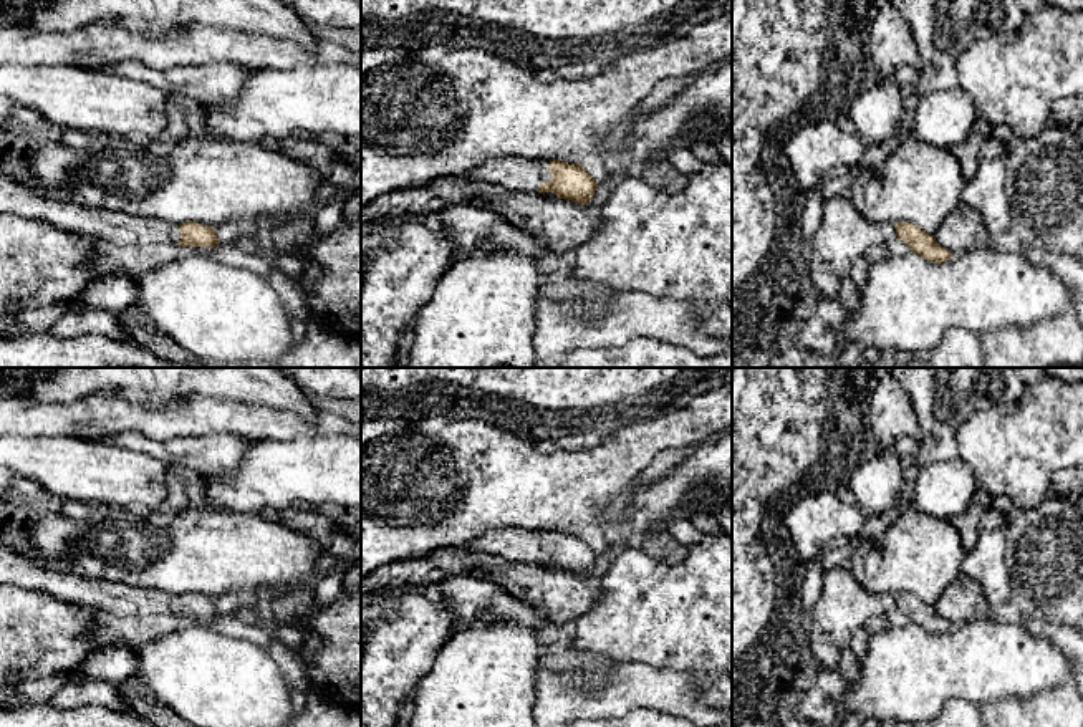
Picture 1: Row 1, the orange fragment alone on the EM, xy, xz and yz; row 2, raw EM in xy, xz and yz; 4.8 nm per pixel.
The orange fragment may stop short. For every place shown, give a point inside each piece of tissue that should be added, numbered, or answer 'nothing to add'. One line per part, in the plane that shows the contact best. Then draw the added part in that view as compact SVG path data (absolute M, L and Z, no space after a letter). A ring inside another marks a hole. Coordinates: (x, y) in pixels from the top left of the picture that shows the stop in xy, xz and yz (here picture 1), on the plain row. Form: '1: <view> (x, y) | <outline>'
1: xz (519, 545) | M505 527L492 530L454 550L484 551L517 563L538 563L538 558L553 548L553 545L546 540L548 537L548 530Z

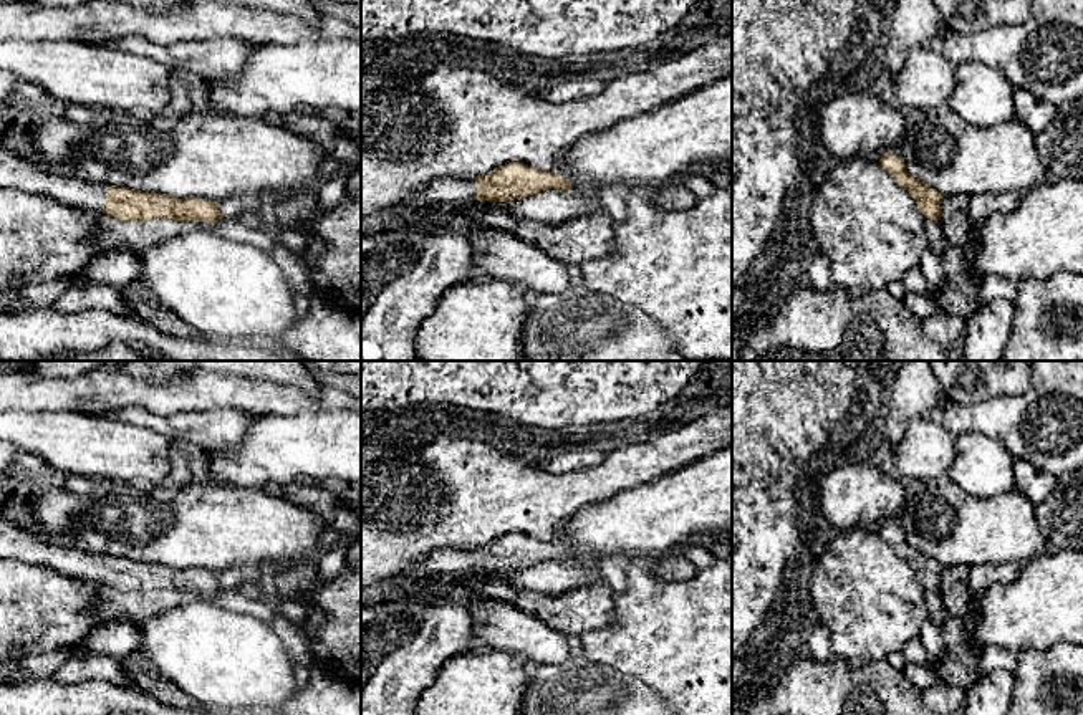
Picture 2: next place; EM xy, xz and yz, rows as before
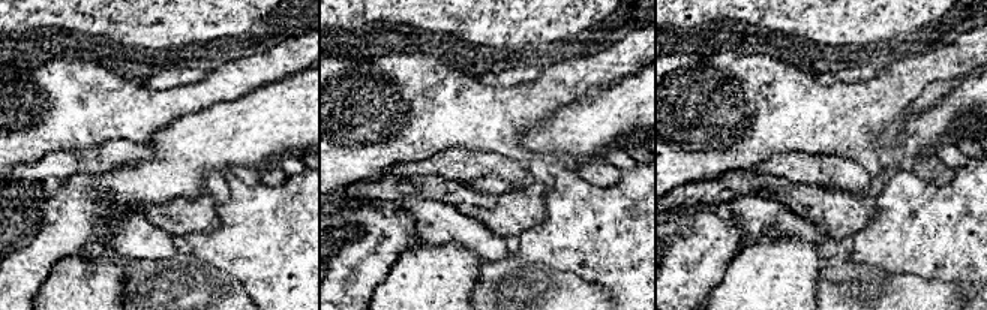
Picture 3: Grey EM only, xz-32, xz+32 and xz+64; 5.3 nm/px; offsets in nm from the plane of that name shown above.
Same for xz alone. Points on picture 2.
1: xz (447, 563) | M475 549L436 551L427 559L409 568L406 574L414 579L427 579L436 574L454 578L457 573L462 571L477 571Z

